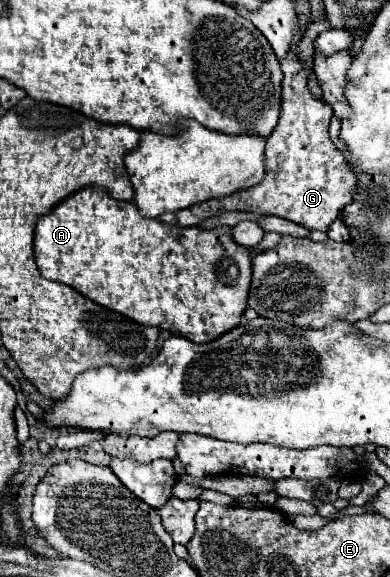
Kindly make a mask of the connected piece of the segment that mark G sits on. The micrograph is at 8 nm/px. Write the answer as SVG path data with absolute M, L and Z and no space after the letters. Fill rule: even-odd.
M300 39L292 43L292 51L288 51L288 59L282 63L282 115L274 129L274 133L266 139L264 179L248 191L238 191L226 199L212 199L206 203L192 205L178 213L164 213L160 219L170 225L180 227L196 227L204 219L220 215L224 211L250 211L260 217L258 225L270 233L292 235L292 237L308 237L308 229L328 231L332 221L340 215L340 211L352 203L352 193L356 187L356 175L348 171L344 165L342 153L334 147L328 135L332 107L326 101L314 97L308 89L310 67L296 59ZM276 215L276 217L272 217ZM298 223L298 225L296 225ZM304 225L304 227L302 227Z

